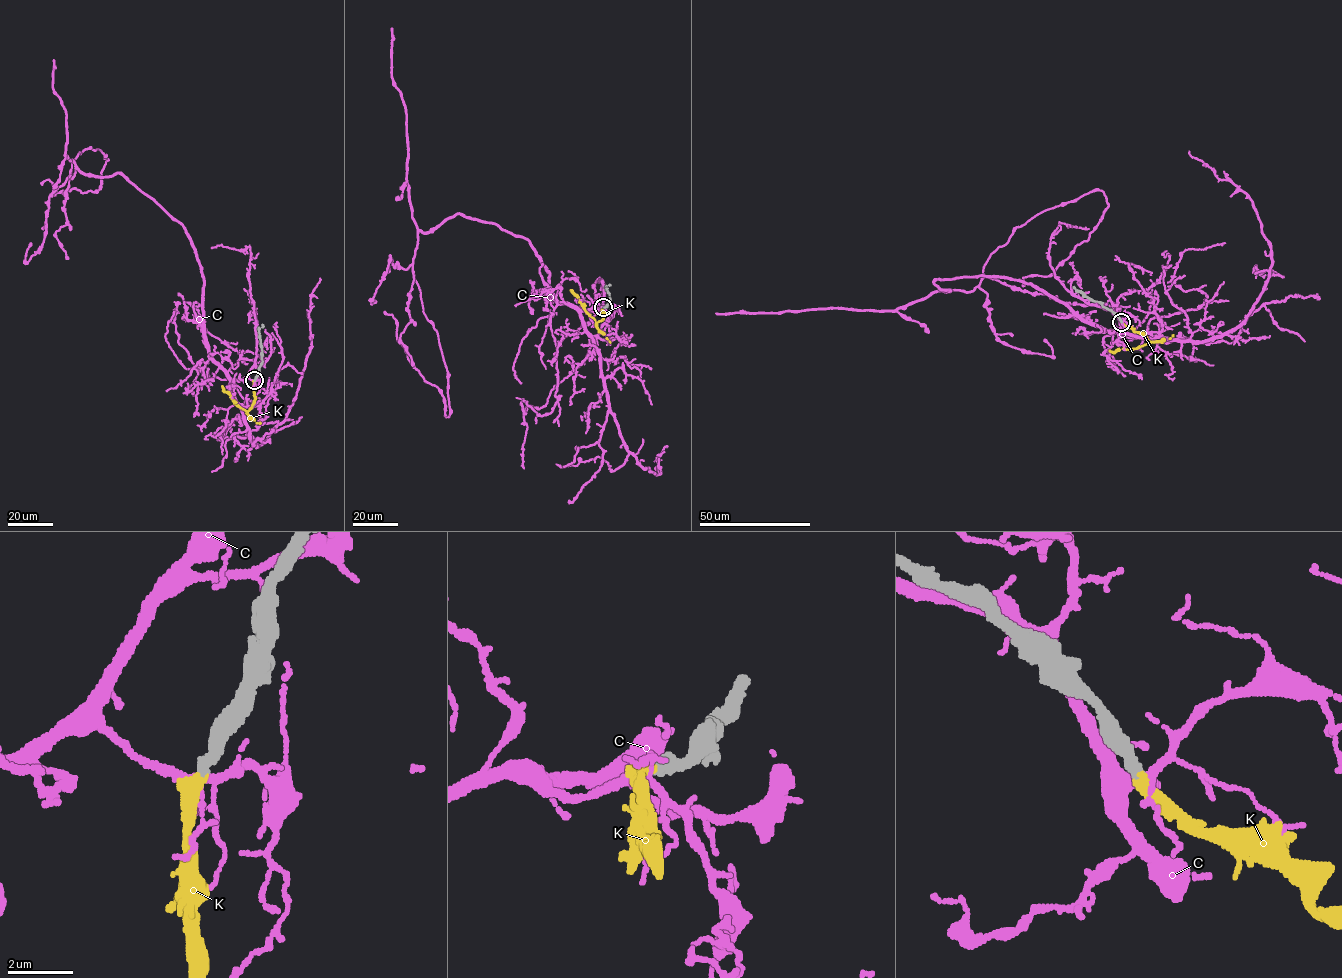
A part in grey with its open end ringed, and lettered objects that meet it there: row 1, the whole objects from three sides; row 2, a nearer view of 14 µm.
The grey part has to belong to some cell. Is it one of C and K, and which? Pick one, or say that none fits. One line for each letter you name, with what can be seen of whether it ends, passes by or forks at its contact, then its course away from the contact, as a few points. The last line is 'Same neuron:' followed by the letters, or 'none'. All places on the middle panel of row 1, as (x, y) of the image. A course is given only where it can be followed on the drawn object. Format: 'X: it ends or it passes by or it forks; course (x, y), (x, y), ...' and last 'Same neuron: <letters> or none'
K: it ends; course (603, 307), (603, 320), (597, 322), (570, 290)
Same neuron: K

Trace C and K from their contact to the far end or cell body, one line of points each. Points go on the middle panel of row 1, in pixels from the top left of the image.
C: (603, 308), (558, 301), (530, 240), (496, 224), (457, 213), (419, 231), (412, 270), (449, 416), (384, 311)
K: (603, 307), (603, 320), (597, 322), (570, 290)

